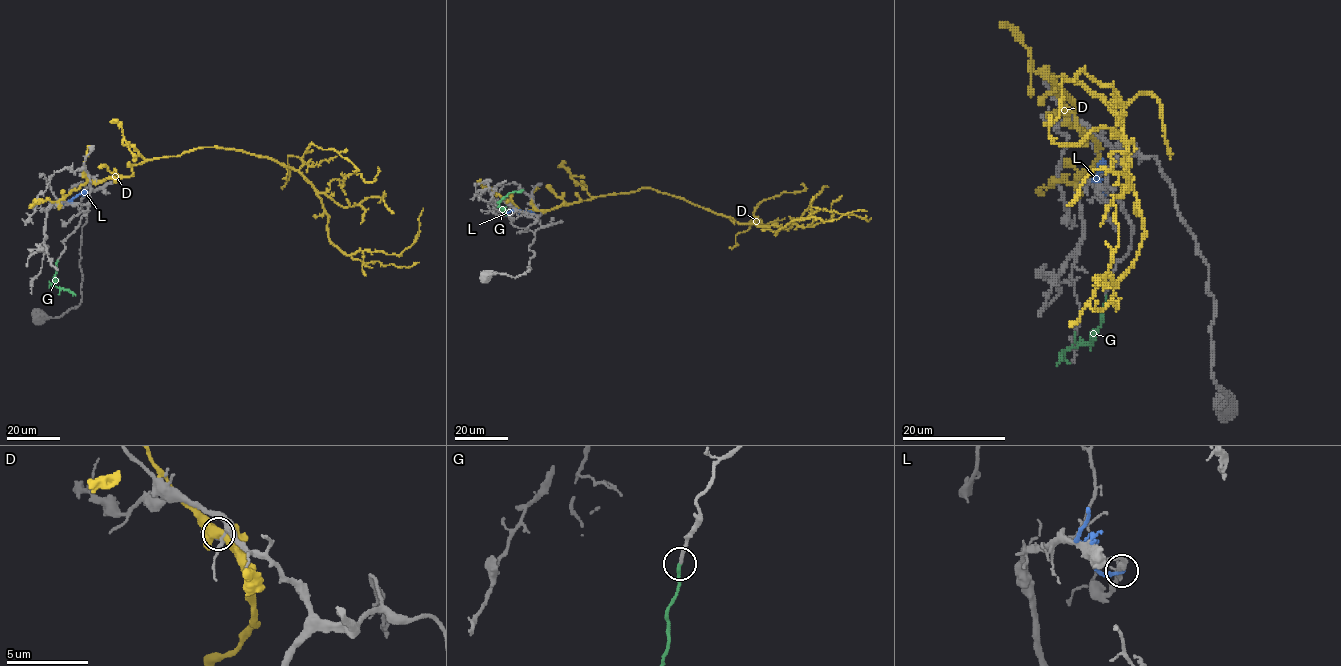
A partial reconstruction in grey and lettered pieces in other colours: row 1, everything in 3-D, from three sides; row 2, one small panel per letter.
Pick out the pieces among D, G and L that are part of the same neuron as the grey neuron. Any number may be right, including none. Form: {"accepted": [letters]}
{"accepted": ["G"]}

